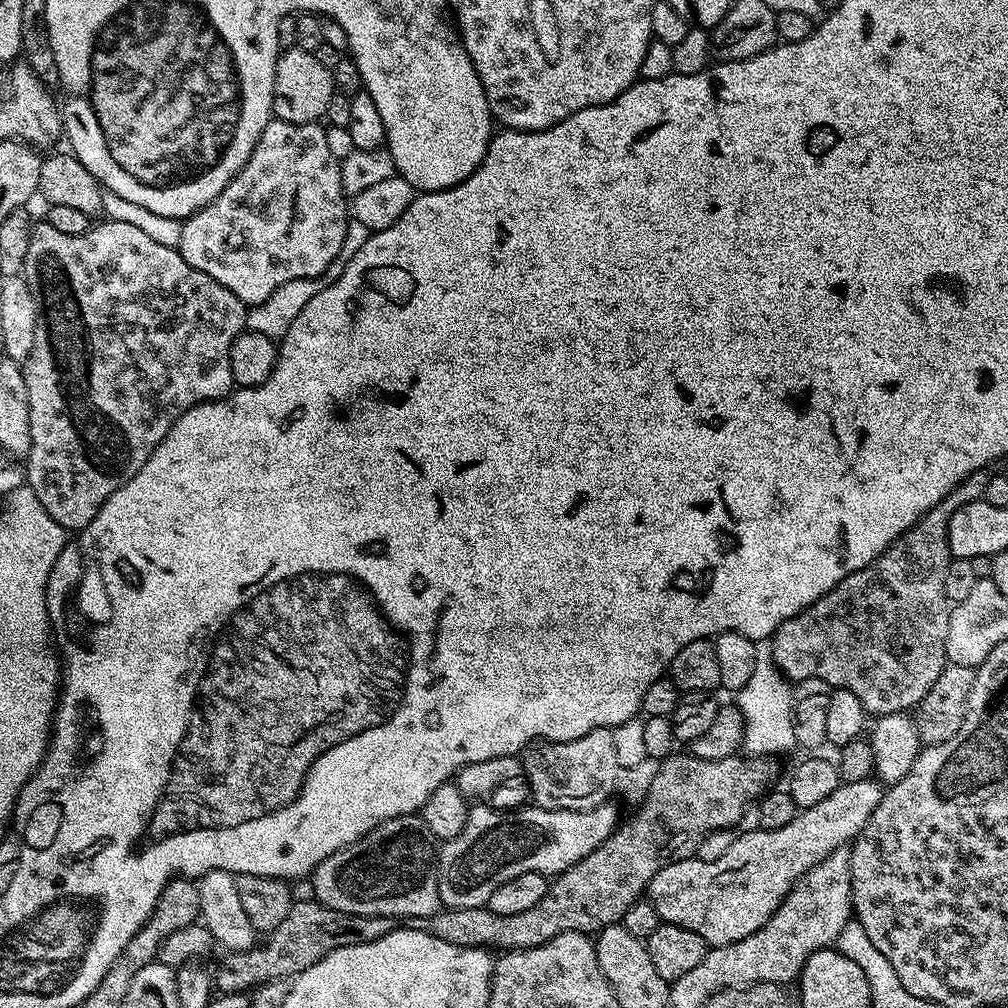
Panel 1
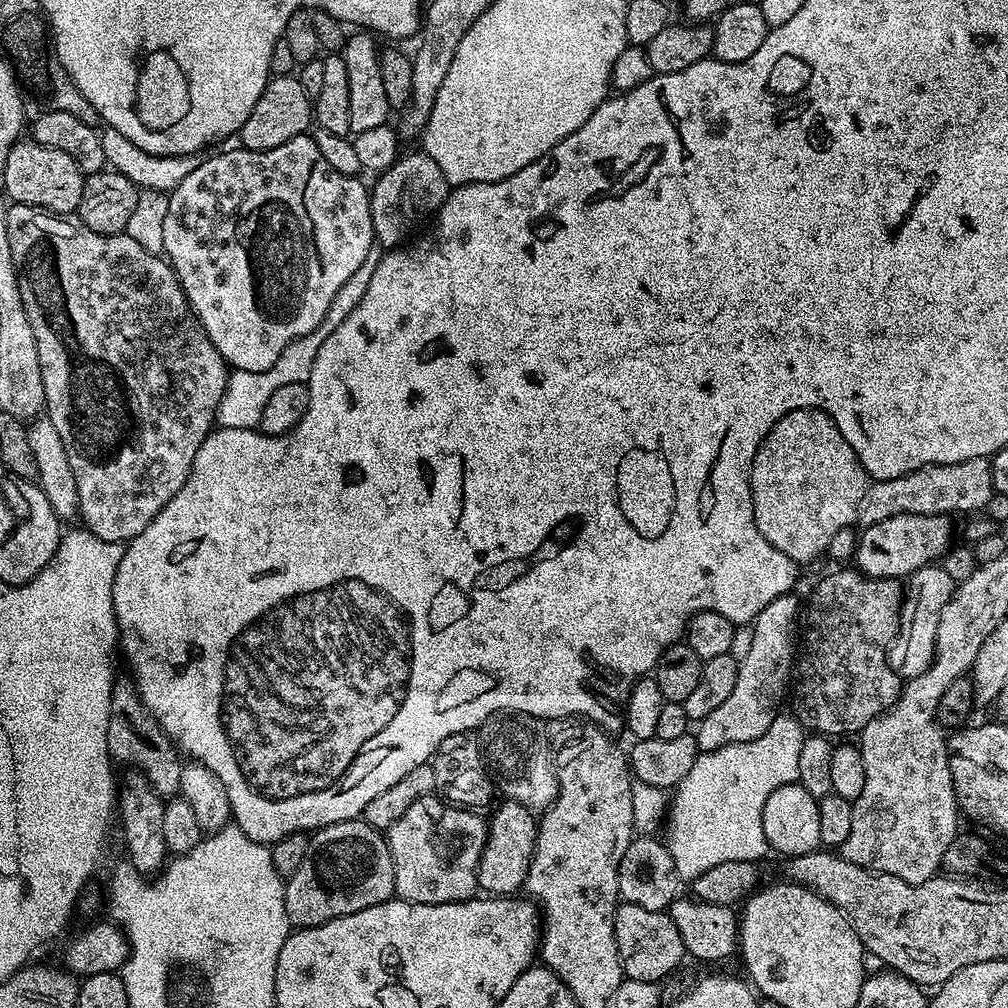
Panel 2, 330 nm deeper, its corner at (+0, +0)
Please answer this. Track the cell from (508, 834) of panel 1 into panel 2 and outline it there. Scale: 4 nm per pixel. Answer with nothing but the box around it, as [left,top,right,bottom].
[386,794,488,904]

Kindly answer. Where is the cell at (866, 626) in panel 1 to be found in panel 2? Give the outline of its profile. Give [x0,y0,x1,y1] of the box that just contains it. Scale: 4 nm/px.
[790,571,902,738]

